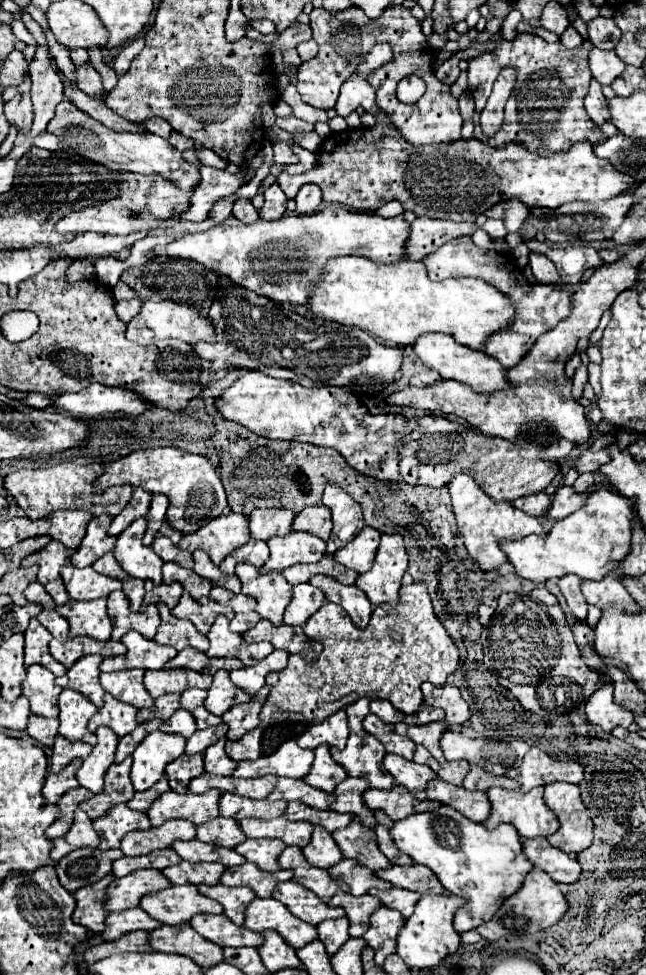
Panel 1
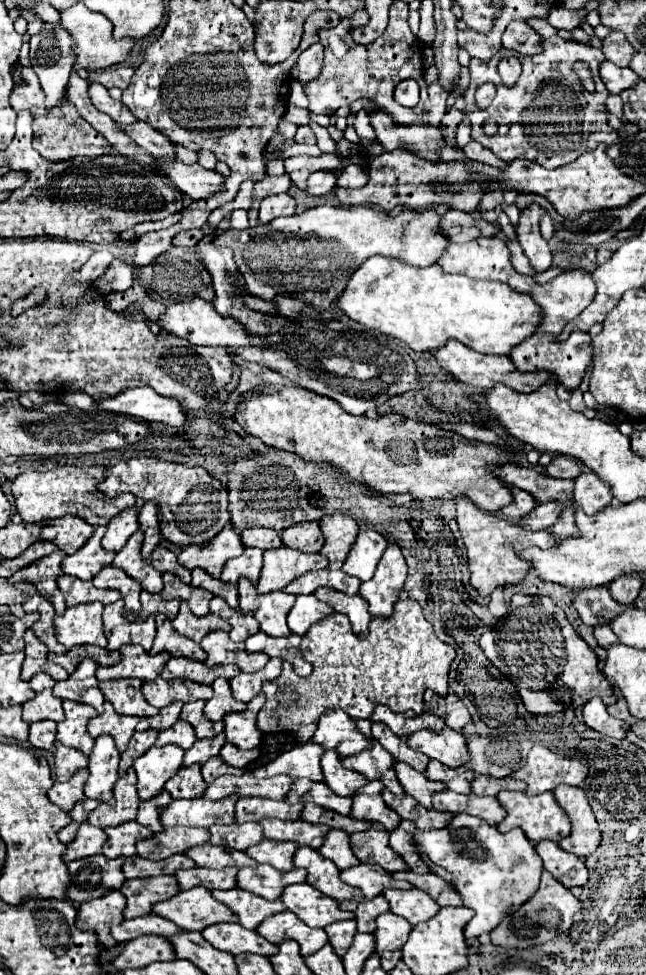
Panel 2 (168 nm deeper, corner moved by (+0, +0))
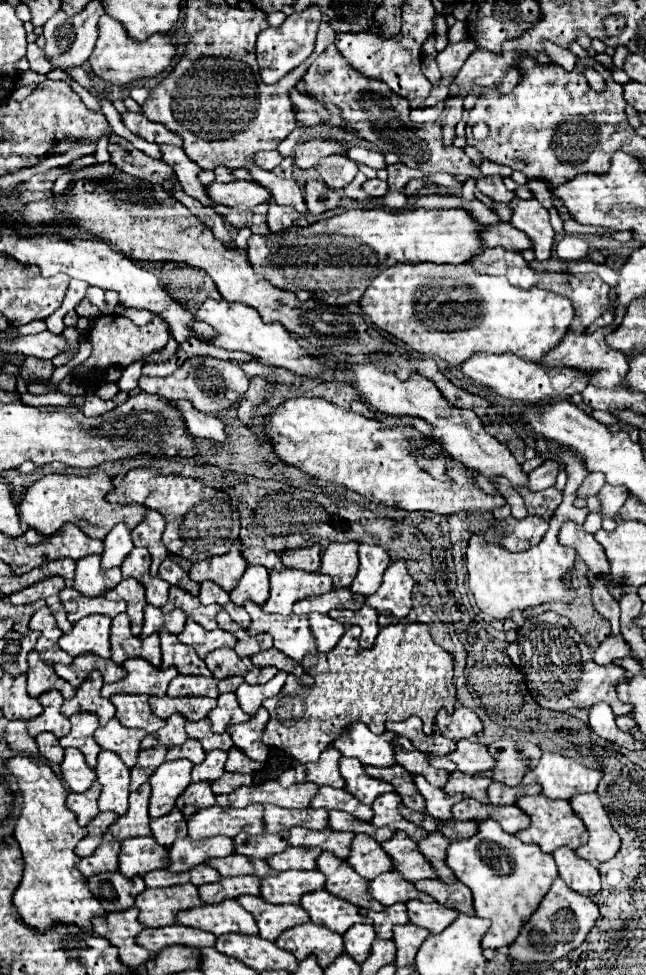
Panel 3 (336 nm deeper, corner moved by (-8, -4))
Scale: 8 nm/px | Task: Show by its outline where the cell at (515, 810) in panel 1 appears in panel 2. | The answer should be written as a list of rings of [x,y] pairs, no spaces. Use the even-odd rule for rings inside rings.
[[[499,792],[497,800],[507,810],[507,818],[497,826],[499,832],[509,832],[513,828],[521,828],[527,838],[537,844],[541,840],[553,840],[559,842],[561,838],[571,834],[571,822],[565,810],[557,804],[553,792],[543,792],[541,796],[527,796],[525,792]]]

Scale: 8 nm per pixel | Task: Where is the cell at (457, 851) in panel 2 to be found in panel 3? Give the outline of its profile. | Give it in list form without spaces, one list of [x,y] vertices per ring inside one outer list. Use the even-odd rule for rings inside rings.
[[[489,818],[479,822],[475,836],[449,842],[447,866],[459,882],[471,888],[475,914],[493,922],[481,940],[483,948],[509,946],[557,878],[557,866],[551,854],[543,854],[537,844],[523,844]]]

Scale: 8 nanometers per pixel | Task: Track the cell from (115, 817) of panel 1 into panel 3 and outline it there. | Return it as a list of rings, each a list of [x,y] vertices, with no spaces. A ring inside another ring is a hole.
[[[153,836],[127,838],[121,842],[119,872],[123,876],[143,876],[145,872],[167,866],[167,848],[159,846]]]

